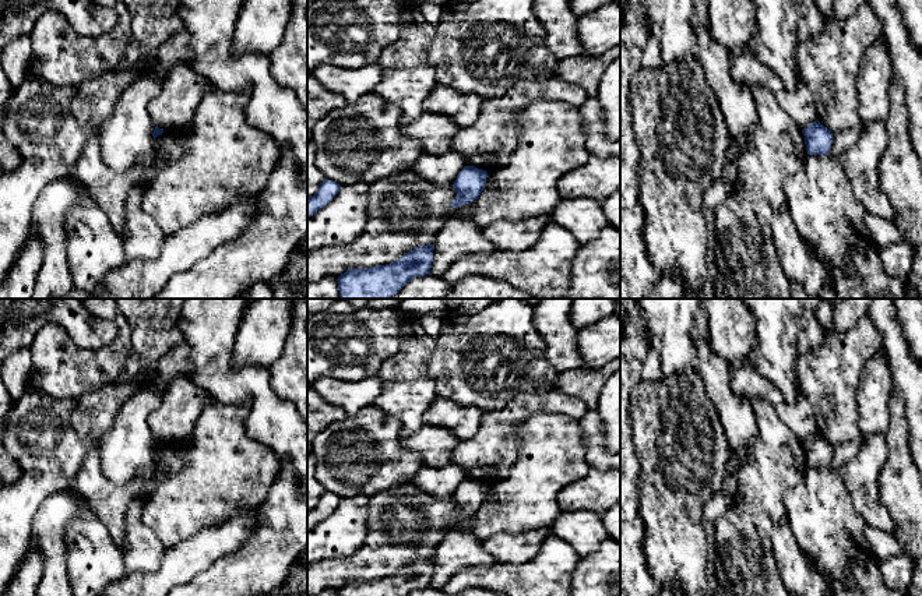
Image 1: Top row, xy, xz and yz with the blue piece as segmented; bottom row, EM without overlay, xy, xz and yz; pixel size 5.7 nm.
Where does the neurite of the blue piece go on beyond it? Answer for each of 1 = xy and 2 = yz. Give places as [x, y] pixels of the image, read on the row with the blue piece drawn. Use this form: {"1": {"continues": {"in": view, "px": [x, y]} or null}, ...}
{"1": {"continues": null}, "2": {"continues": null}}

